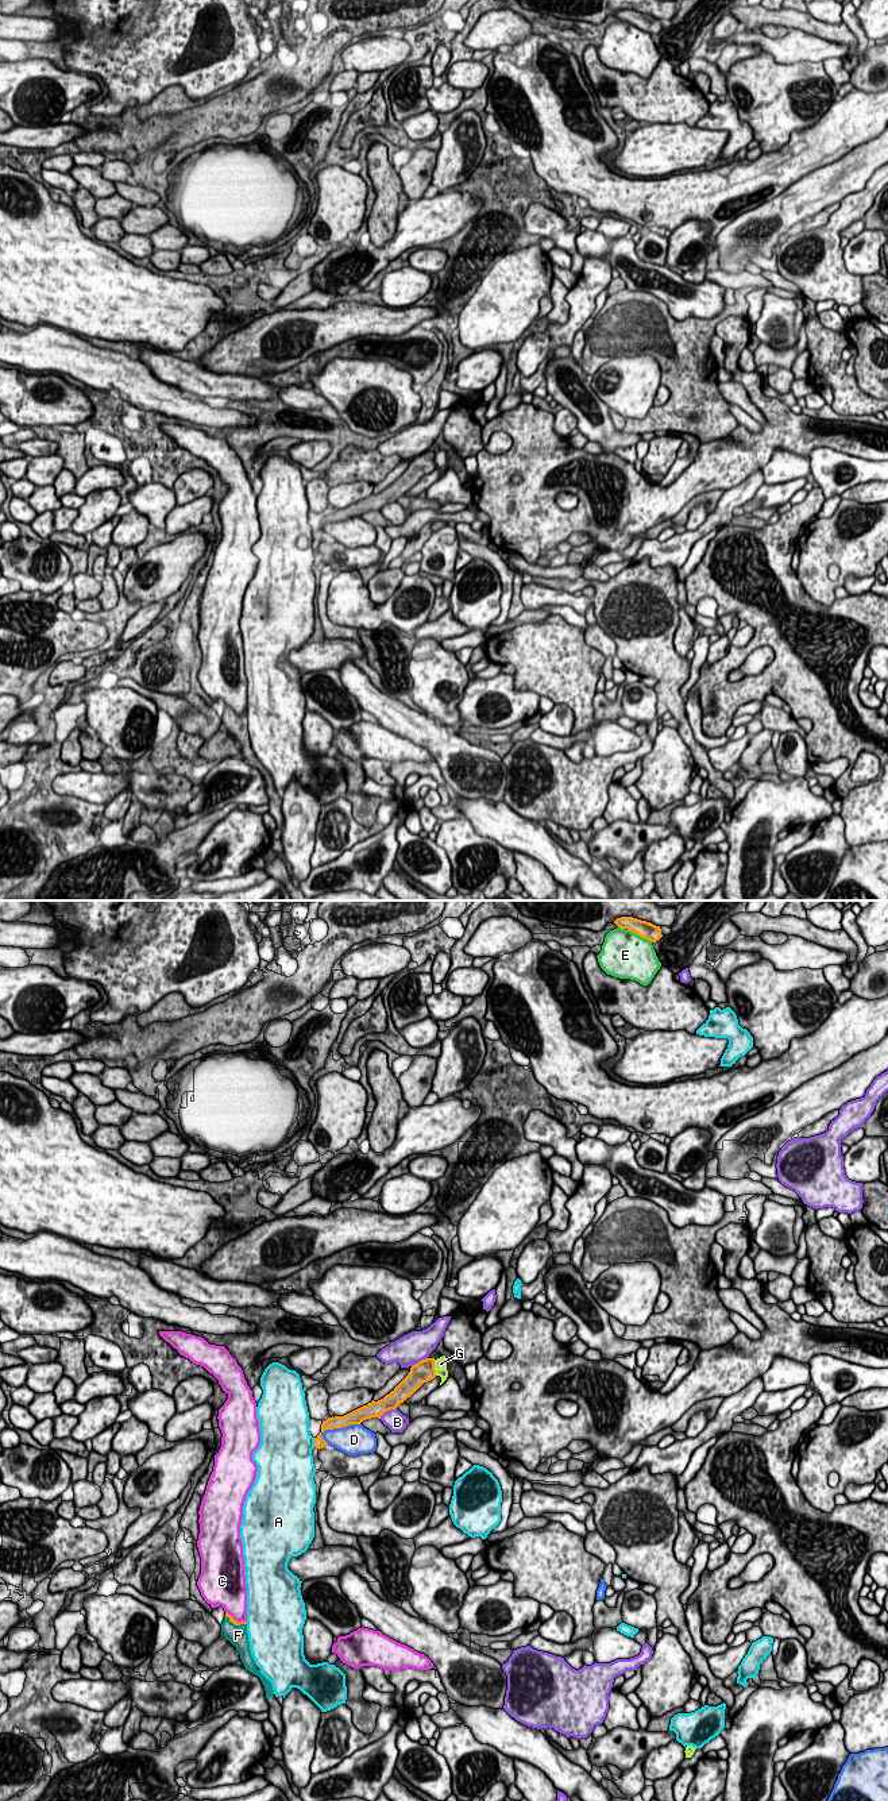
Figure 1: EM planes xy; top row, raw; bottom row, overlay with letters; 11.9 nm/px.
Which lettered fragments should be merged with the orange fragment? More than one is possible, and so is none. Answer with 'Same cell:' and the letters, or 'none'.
Same cell: F

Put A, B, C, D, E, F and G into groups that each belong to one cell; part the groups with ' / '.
A / B / C / D / E / F / G

